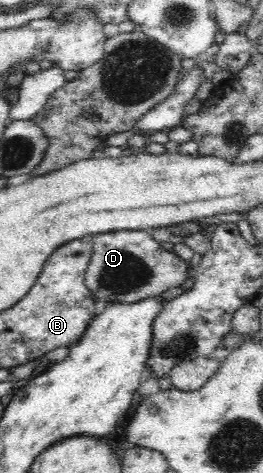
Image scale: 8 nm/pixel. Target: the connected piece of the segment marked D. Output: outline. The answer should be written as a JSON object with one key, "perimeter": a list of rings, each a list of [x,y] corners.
{"perimeter":[[[149,230],[108,232],[92,236],[93,253],[86,272],[86,286],[94,294],[96,315],[102,312],[106,303],[133,303],[150,297],[160,297],[163,292],[181,286],[188,277],[194,277],[193,268],[180,259],[174,251],[166,251],[160,242],[150,235]]]}

